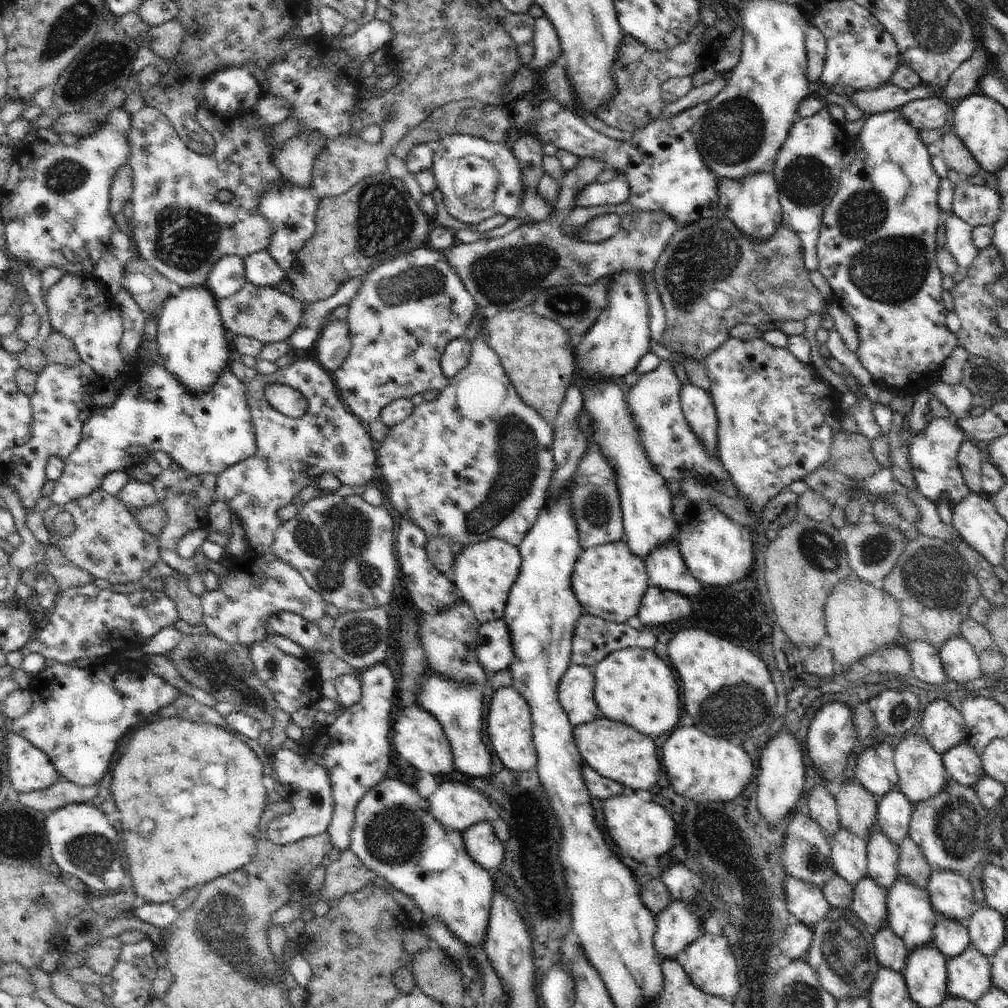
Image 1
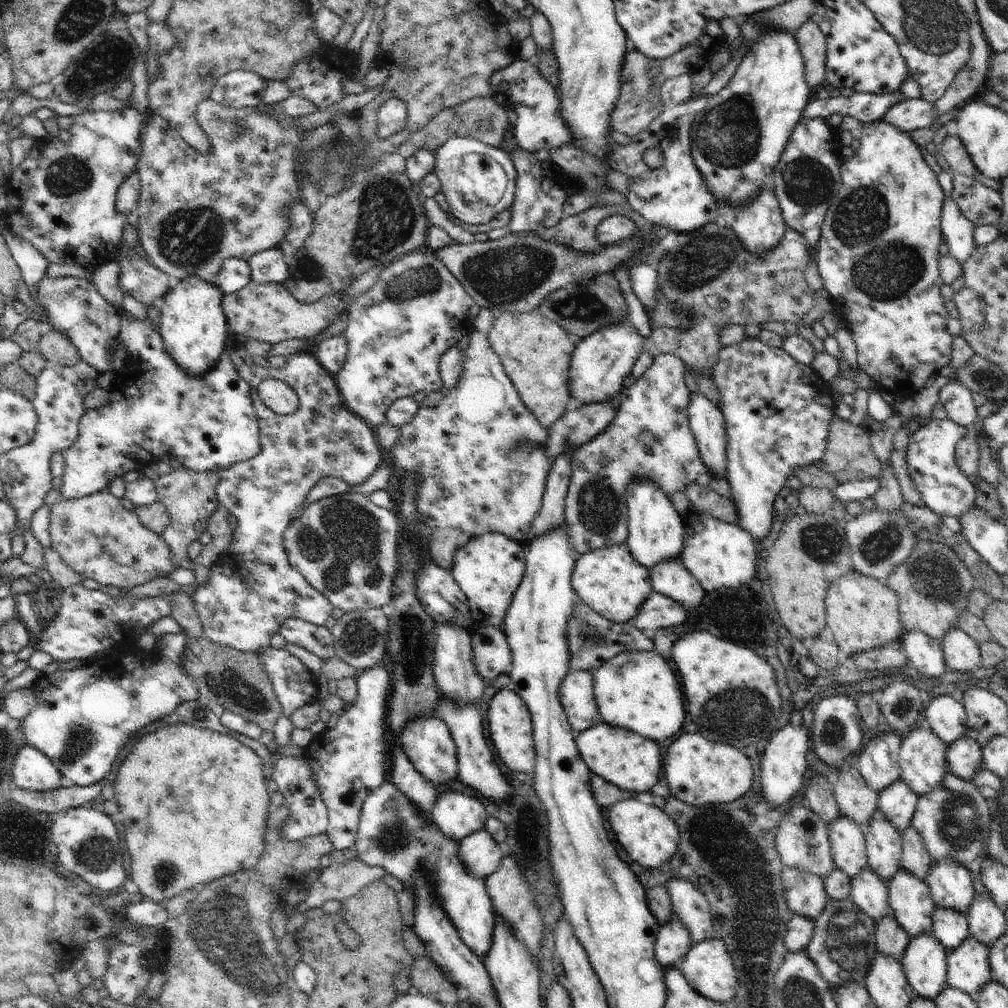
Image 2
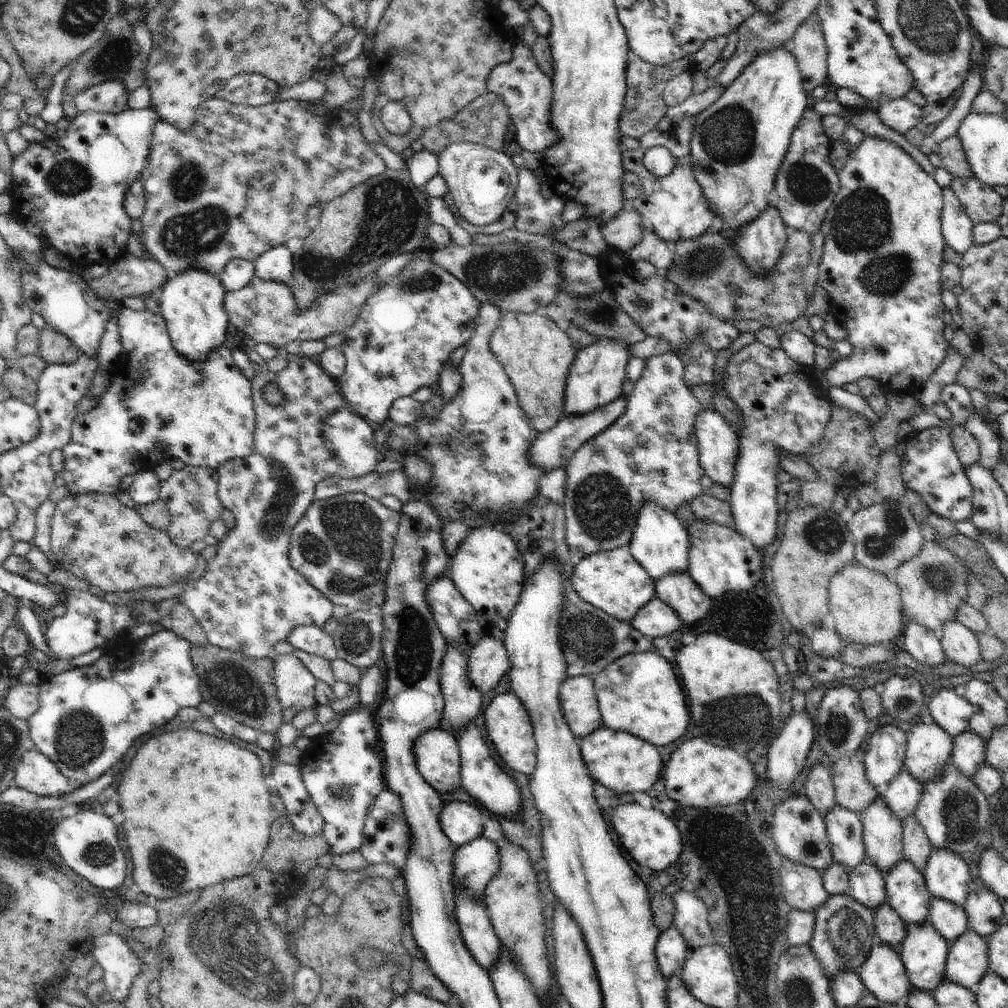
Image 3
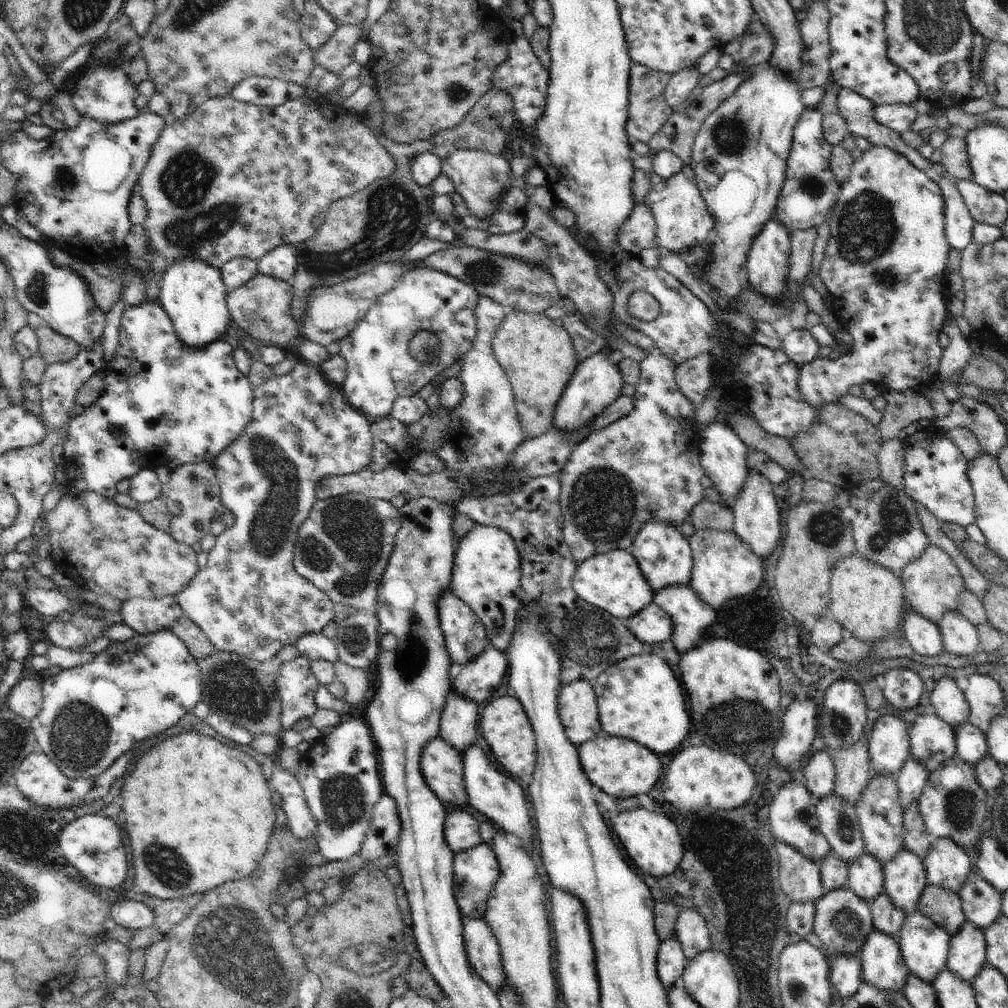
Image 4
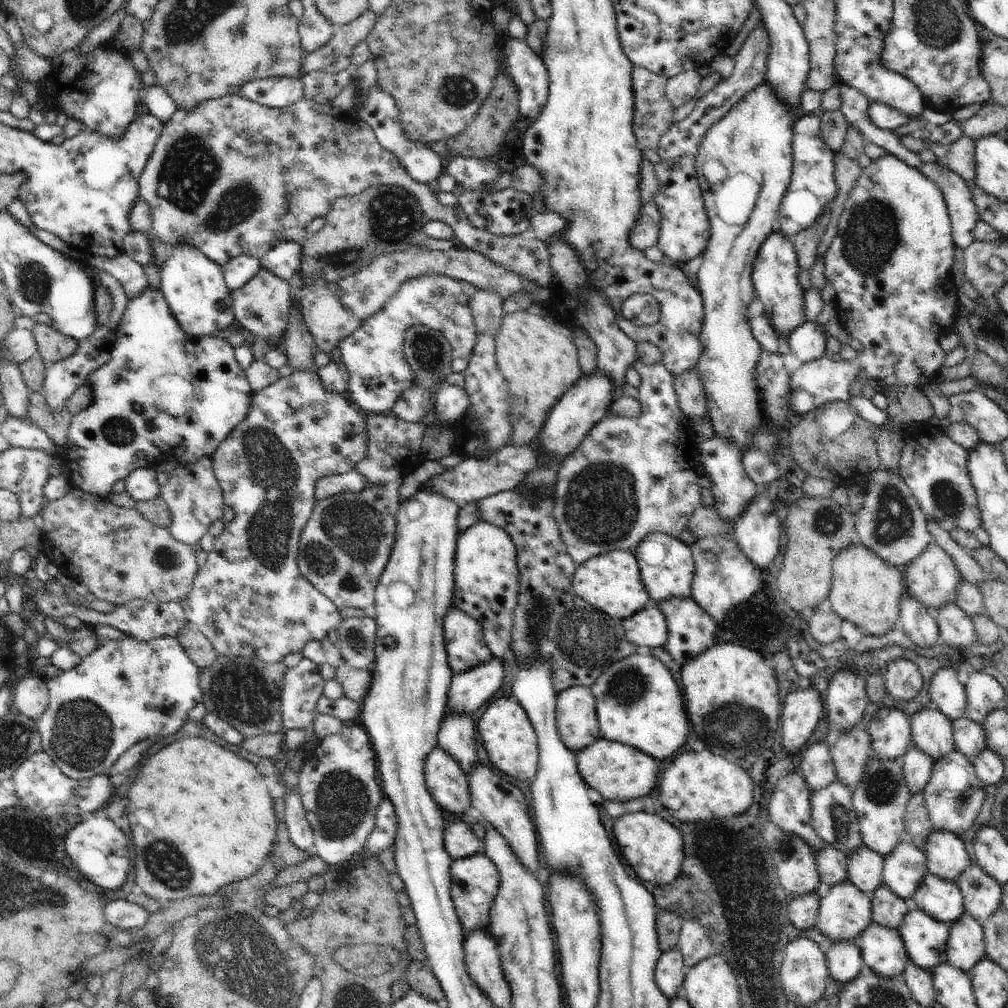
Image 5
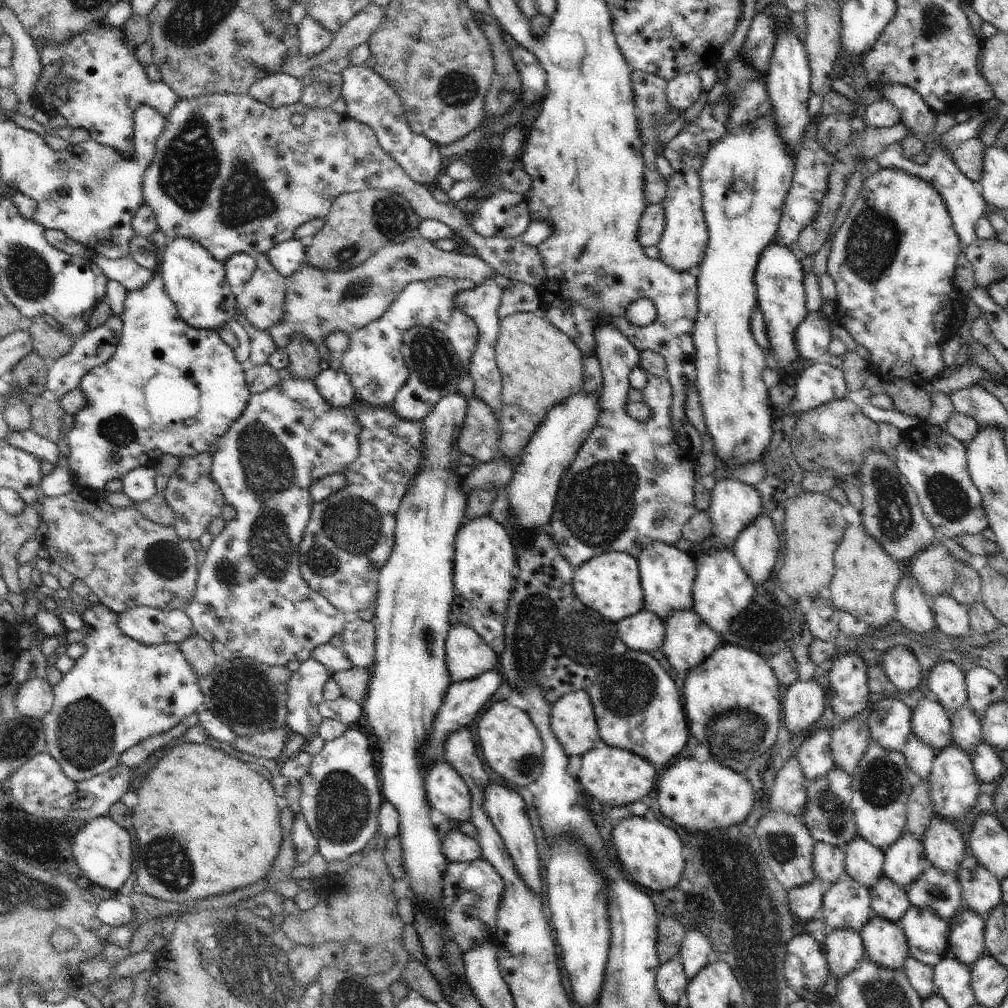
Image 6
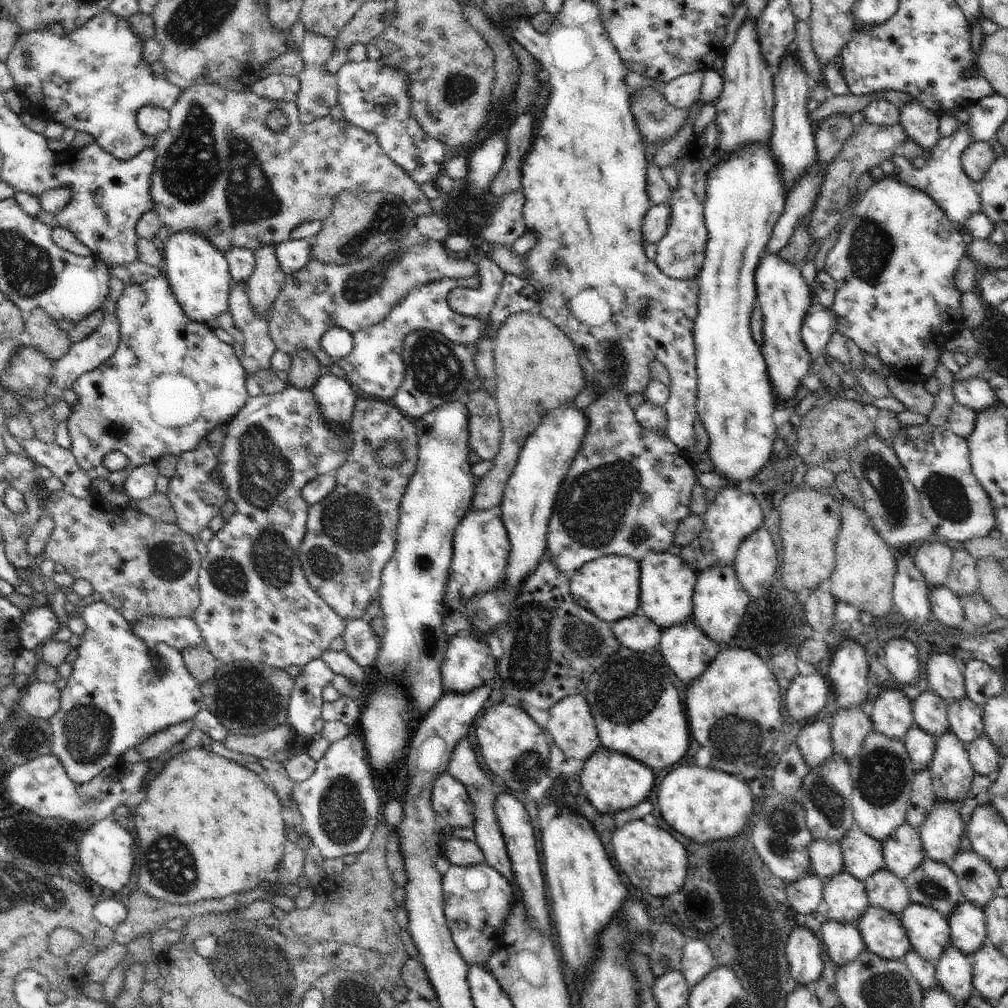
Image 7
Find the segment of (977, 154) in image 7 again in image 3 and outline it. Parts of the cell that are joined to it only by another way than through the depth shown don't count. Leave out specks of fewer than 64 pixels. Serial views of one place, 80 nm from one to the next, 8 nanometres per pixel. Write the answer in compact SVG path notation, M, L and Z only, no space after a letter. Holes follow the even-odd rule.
M958 135L945 139L936 146L935 150L940 155L941 166L950 172L954 178L975 178L970 163L966 160L966 153Z

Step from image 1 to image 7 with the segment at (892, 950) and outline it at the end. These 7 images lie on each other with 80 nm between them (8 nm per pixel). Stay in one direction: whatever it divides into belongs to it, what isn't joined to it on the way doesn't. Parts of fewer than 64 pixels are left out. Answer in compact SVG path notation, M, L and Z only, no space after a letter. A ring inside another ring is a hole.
M886 867L872 874L872 876L864 882L869 898L869 904L872 906L889 910L895 915L900 916L903 913L903 910L911 903L905 880L899 879L897 874L889 871Z

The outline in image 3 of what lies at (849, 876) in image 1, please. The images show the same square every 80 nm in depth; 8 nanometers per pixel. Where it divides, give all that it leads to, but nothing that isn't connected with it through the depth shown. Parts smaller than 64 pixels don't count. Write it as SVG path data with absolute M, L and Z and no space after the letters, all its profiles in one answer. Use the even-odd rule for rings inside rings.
M832 805L824 814L826 834L831 846L833 860L843 864L848 870L854 870L862 861L866 860L865 844L863 841L863 824L860 814L845 809L840 805Z

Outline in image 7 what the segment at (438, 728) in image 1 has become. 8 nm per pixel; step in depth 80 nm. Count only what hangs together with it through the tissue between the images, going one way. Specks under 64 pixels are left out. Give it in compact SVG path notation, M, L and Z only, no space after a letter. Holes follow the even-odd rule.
M443 772L434 781L431 803L433 809L454 829L473 828L473 802L466 787L450 773Z

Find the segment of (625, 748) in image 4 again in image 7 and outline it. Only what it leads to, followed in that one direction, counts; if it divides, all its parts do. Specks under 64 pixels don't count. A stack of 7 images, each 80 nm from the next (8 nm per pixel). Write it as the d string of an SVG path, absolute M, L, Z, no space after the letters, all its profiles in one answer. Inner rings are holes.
M600 745L588 760L585 760L580 780L582 791L589 802L602 814L613 815L648 800L654 788L654 773L645 764L625 754L608 750Z

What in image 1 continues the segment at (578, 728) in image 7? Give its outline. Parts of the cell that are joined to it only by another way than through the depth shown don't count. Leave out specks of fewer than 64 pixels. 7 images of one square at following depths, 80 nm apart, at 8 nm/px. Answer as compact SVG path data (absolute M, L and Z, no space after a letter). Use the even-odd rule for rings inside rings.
M584 665L569 666L559 682L559 701L574 729L600 715L593 693L593 670Z

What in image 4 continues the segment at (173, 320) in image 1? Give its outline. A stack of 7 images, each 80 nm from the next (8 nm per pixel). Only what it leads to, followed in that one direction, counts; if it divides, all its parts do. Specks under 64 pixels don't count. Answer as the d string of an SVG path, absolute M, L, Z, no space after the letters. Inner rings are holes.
M198 257L178 259L165 270L160 282L159 301L175 326L177 337L188 346L199 349L223 339L231 321L227 305L228 291L221 269Z

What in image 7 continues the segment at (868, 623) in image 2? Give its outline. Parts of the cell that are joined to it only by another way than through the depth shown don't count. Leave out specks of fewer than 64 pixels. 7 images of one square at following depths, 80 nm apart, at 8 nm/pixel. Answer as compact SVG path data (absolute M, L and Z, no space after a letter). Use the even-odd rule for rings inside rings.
M844 498L841 504L841 527L835 544L835 567L828 579L834 598L840 598L869 611L874 620L882 620L893 610L893 578L897 569L897 554L875 531L871 518L862 508Z

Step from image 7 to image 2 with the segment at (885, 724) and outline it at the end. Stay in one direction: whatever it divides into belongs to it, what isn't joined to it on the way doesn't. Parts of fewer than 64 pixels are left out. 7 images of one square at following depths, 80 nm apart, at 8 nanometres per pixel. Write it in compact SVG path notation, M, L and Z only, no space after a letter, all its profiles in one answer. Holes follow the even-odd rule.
M890 731L871 739L853 758L860 774L877 793L901 778L899 752L904 736Z

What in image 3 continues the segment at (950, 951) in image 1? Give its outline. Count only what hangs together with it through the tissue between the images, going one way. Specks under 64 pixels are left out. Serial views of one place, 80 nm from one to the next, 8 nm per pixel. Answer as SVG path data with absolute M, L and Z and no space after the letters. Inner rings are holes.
M930 894L928 920L950 944L968 930L967 914L962 905L948 899L938 899Z

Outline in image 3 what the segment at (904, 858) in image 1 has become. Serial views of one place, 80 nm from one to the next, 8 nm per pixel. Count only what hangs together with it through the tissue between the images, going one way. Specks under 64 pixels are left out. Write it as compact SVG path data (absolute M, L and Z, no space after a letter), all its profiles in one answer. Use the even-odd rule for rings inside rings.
M915 813L907 816L903 820L903 853L905 858L911 860L923 872L933 849L930 839Z

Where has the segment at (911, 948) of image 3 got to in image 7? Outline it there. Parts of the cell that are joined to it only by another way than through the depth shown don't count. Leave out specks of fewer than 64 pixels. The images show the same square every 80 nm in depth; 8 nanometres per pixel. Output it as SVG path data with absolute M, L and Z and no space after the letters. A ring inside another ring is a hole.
M911 902L900 917L911 948L936 964L951 944L951 930L946 916L928 905Z

